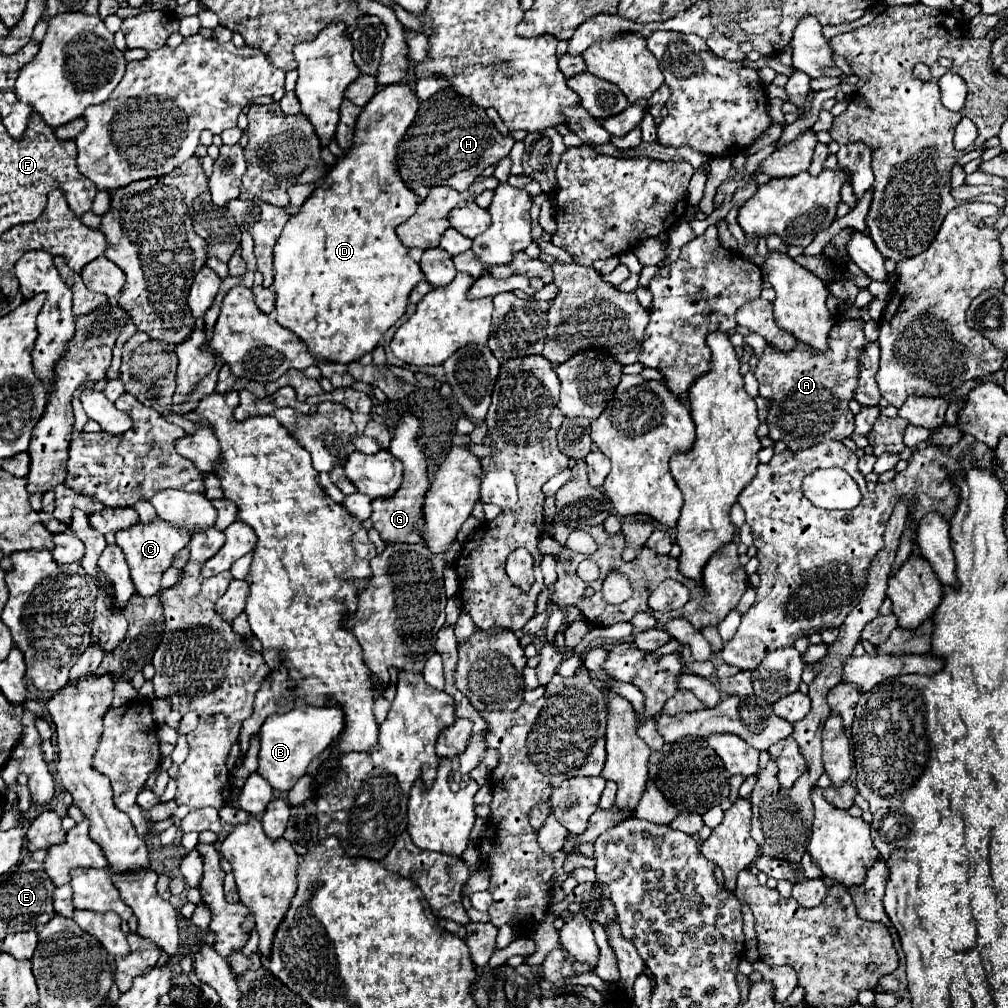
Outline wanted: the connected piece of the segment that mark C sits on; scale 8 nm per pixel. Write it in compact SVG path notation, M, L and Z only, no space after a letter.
M158 518L150 524L138 522L126 530L118 530L116 542L122 548L126 562L130 566L132 580L136 584L136 594L154 596L154 594L162 592L162 584L160 584L162 574L172 566L174 556L190 542L190 534L184 534L184 530L172 530L172 526L168 526L168 522L160 522L160 518Z

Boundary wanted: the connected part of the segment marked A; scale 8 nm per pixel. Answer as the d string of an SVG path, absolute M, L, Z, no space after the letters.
M838 316L828 344L828 350L818 352L798 342L792 354L776 354L772 346L766 346L754 370L760 384L760 396L772 400L766 420L770 438L784 442L792 452L824 440L844 440L854 432L854 414L850 412L848 402L858 388L860 354L868 344L864 338L864 320Z

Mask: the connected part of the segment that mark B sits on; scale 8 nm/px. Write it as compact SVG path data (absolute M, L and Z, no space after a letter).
M296 706L284 714L272 714L260 730L260 766L258 774L278 792L288 792L298 778L306 774L308 764L320 756L332 740L340 736L344 718L340 706Z

